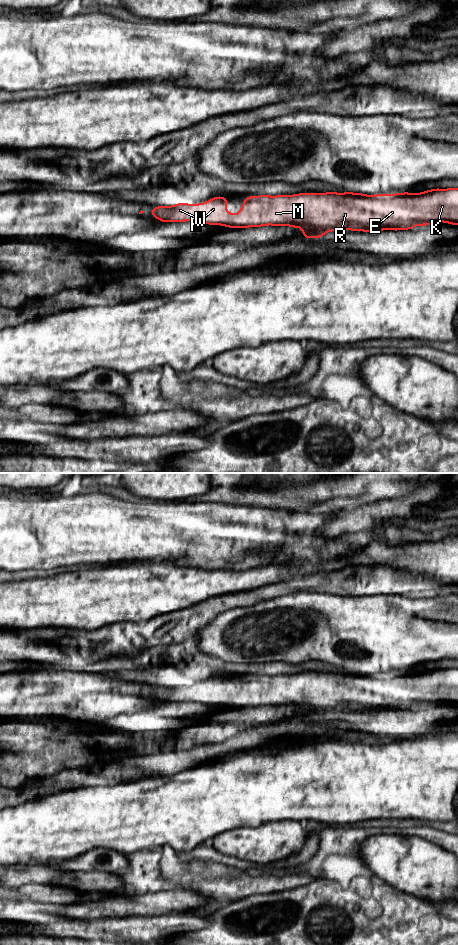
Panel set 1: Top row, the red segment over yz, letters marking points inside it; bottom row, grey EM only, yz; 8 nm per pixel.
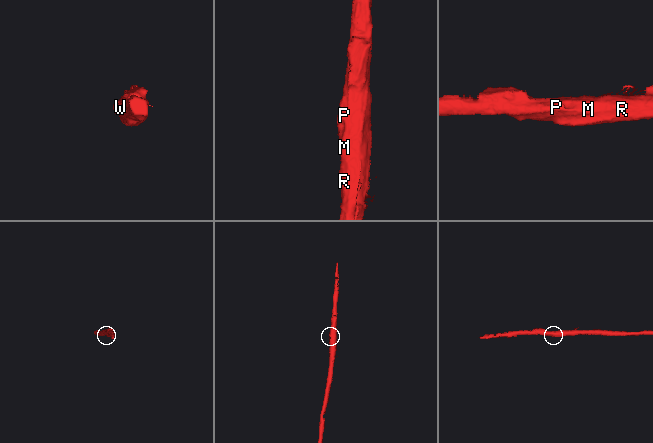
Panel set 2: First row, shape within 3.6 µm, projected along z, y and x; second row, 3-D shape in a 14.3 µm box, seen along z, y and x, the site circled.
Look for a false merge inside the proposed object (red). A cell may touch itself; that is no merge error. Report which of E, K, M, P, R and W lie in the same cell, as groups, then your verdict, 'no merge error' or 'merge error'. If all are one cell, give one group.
E K M P R W; no merge error

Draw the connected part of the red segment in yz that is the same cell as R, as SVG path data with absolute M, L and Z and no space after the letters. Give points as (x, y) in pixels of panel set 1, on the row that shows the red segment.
M458 188L388 195L303 192L248 196L239 214L226 210L228 201L229 198L217 196L205 203L157 206L153 207L151 215L163 223L197 221L229 228L300 227L304 239L320 239L325 233L336 230L398 231L434 222L458 225Z

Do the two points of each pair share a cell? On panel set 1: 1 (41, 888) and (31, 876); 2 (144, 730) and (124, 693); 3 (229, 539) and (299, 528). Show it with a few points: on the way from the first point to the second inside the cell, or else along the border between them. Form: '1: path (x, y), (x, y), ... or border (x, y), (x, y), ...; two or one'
1: border (51, 882), (31, 882), (25, 887); two
2: border (157, 706), (132, 713), (119, 713), (112, 718); two
3: path (246, 530), (282, 529); one

